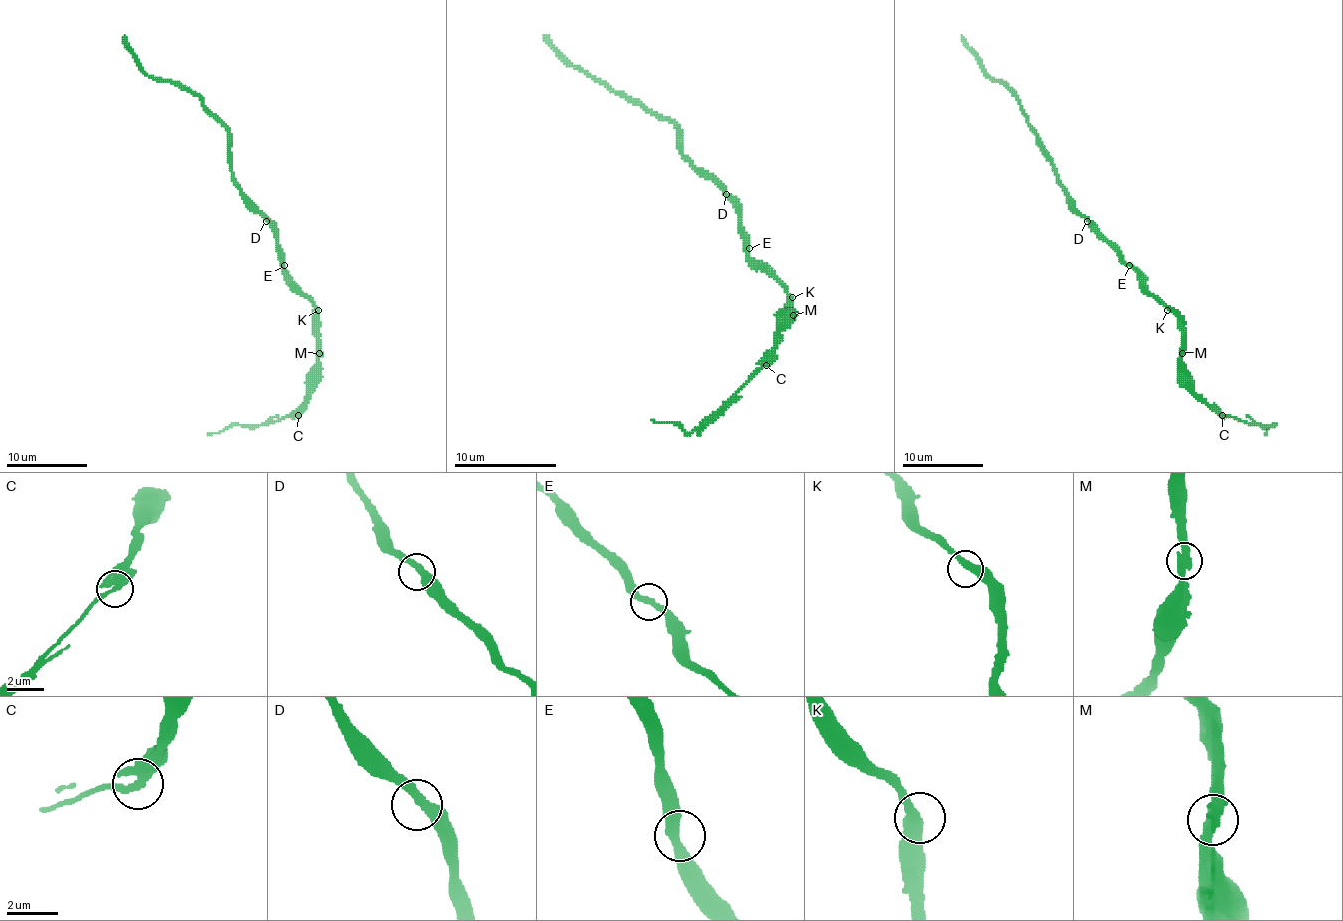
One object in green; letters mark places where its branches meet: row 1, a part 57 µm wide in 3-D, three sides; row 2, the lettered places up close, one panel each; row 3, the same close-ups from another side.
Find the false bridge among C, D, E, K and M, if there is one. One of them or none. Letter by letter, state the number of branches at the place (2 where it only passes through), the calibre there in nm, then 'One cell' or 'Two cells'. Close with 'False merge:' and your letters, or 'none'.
C: Branches: 2. Thickness 360 nm. Two cells
D: Branches: 2. Thickness 360 nm. One cell
E: Branches: 2. Thickness 360 nm. One cell
K: Branches: 2. Thickness 380 nm. One cell
M: Branches: 2. Thickness 420 nm. One cell
False merge: C

